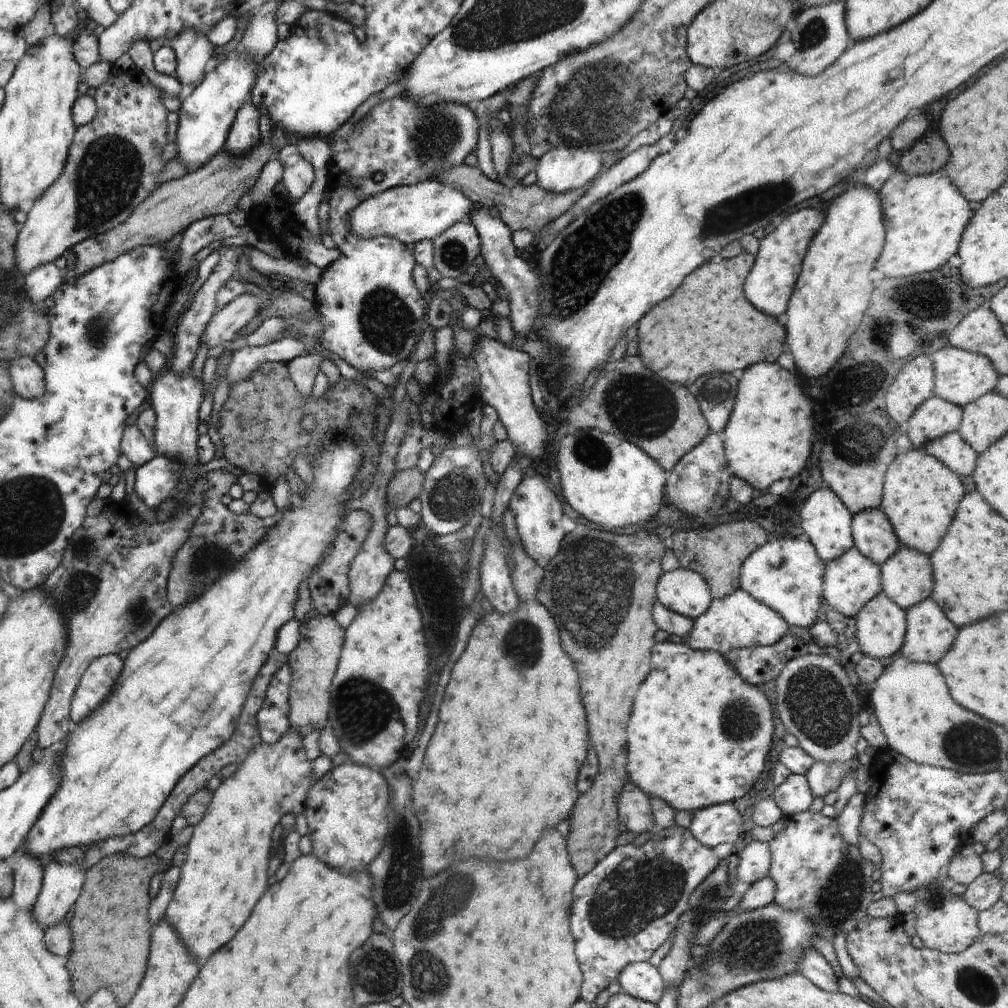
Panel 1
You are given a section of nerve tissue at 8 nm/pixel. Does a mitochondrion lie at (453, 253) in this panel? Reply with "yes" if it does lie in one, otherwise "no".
yes

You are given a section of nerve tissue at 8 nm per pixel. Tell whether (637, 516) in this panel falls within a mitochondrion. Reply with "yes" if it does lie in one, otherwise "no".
no

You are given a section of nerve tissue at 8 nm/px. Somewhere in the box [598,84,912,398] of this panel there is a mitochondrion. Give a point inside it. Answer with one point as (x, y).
(747, 209)

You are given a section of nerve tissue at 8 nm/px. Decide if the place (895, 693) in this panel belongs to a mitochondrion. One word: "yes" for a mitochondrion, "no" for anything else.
no

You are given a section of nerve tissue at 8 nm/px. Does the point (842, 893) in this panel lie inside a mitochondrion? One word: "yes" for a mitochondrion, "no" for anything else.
yes

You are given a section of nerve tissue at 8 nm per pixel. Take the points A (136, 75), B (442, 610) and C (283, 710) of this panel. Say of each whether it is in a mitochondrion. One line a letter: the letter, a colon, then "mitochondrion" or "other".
A: other
B: mitochondrion
C: other

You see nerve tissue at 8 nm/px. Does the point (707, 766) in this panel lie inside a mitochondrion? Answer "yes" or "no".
no

